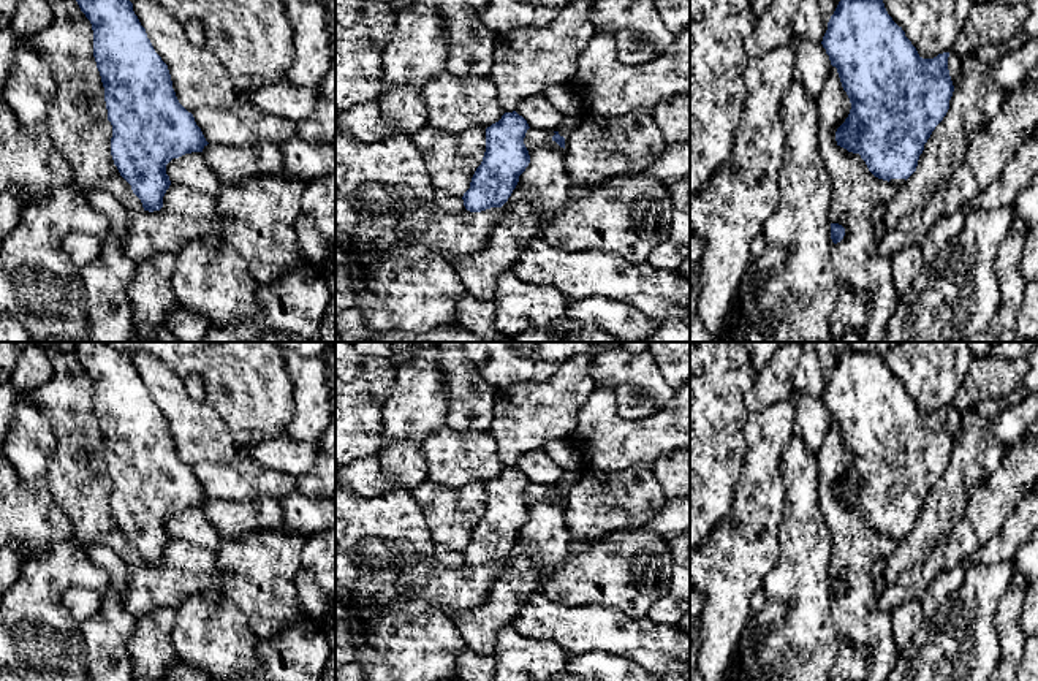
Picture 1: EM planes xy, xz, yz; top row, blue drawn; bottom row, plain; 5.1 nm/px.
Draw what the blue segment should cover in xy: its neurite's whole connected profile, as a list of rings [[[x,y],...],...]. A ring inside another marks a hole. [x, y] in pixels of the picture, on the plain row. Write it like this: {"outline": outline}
{"outline": [[[76,342],[76,356],[92,379],[93,412],[104,442],[108,475],[112,480],[111,510],[144,565],[163,562],[171,540],[166,519],[209,499],[195,472],[177,455],[168,420],[155,407],[133,358],[106,342]]]}

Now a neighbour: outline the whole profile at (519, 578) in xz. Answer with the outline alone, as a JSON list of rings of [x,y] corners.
[[[519,540],[502,562],[503,570],[486,602],[468,611],[448,613],[467,648],[486,657],[495,654],[497,633],[511,626],[522,603],[538,589],[541,573],[538,551]]]

